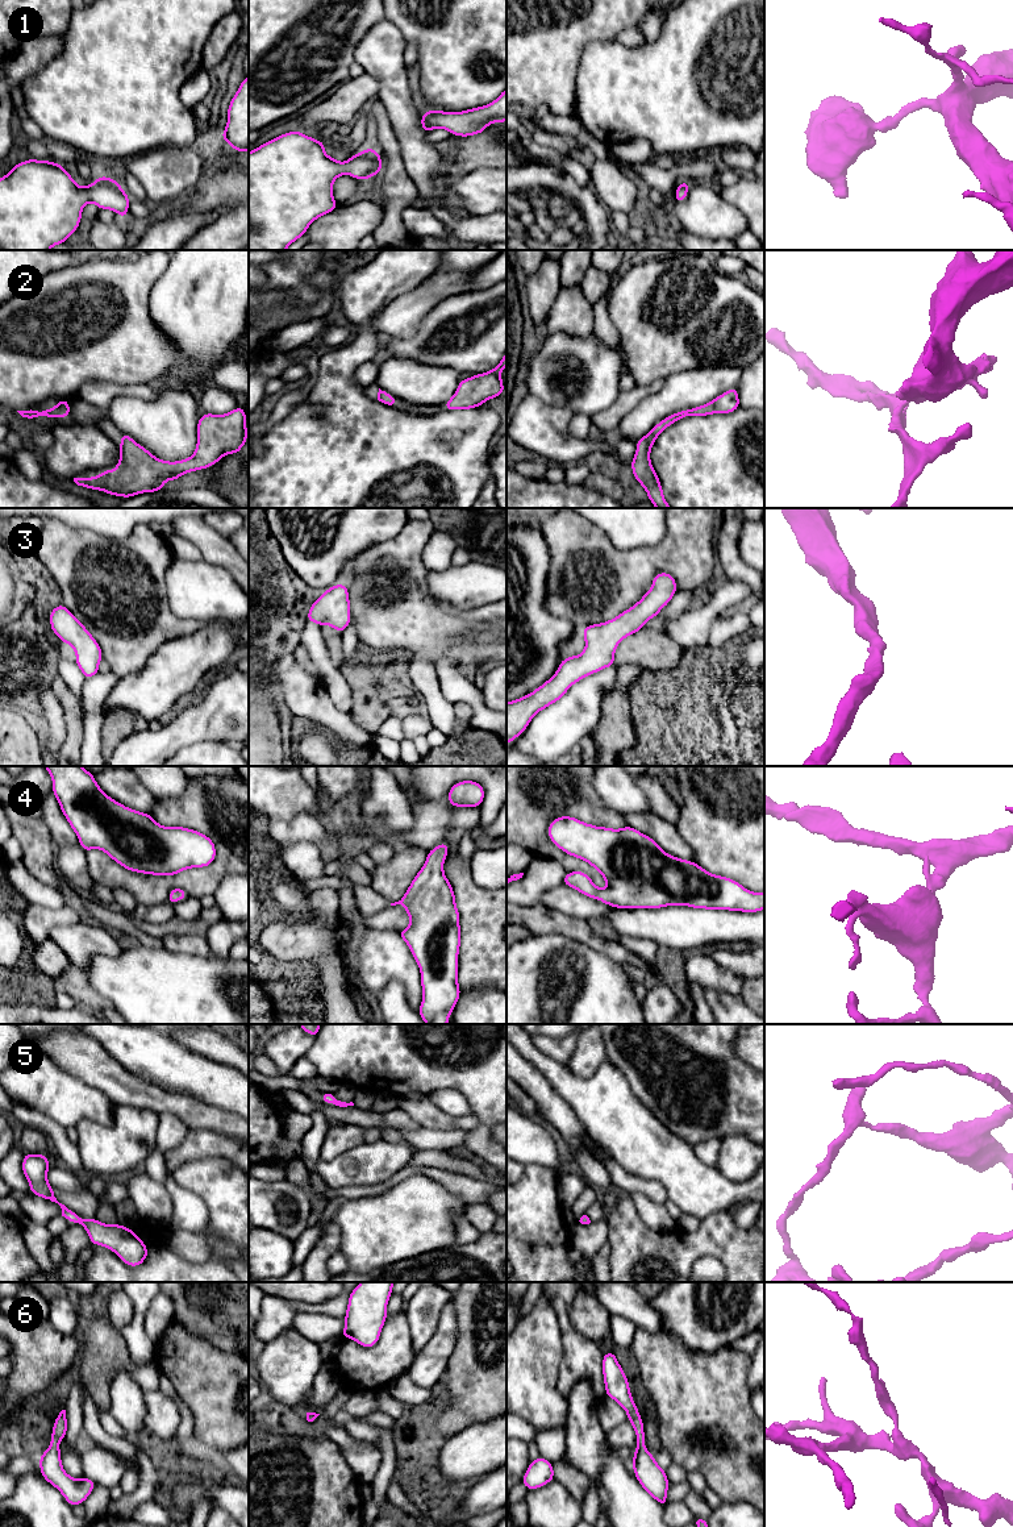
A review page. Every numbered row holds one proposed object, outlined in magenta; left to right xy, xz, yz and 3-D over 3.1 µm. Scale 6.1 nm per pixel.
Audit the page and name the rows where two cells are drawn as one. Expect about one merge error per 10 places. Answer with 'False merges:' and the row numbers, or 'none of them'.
False merges: none of them

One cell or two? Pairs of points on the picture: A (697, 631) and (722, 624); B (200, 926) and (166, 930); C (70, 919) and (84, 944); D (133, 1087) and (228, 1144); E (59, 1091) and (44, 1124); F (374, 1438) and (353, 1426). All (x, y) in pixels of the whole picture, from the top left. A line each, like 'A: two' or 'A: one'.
A: two
B: one
C: two
D: two
E: two
F: one

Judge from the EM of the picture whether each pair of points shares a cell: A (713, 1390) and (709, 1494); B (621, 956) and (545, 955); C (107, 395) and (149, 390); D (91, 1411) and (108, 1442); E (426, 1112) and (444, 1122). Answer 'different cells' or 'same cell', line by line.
A: different cells
B: different cells
C: same cell
D: same cell
E: same cell

